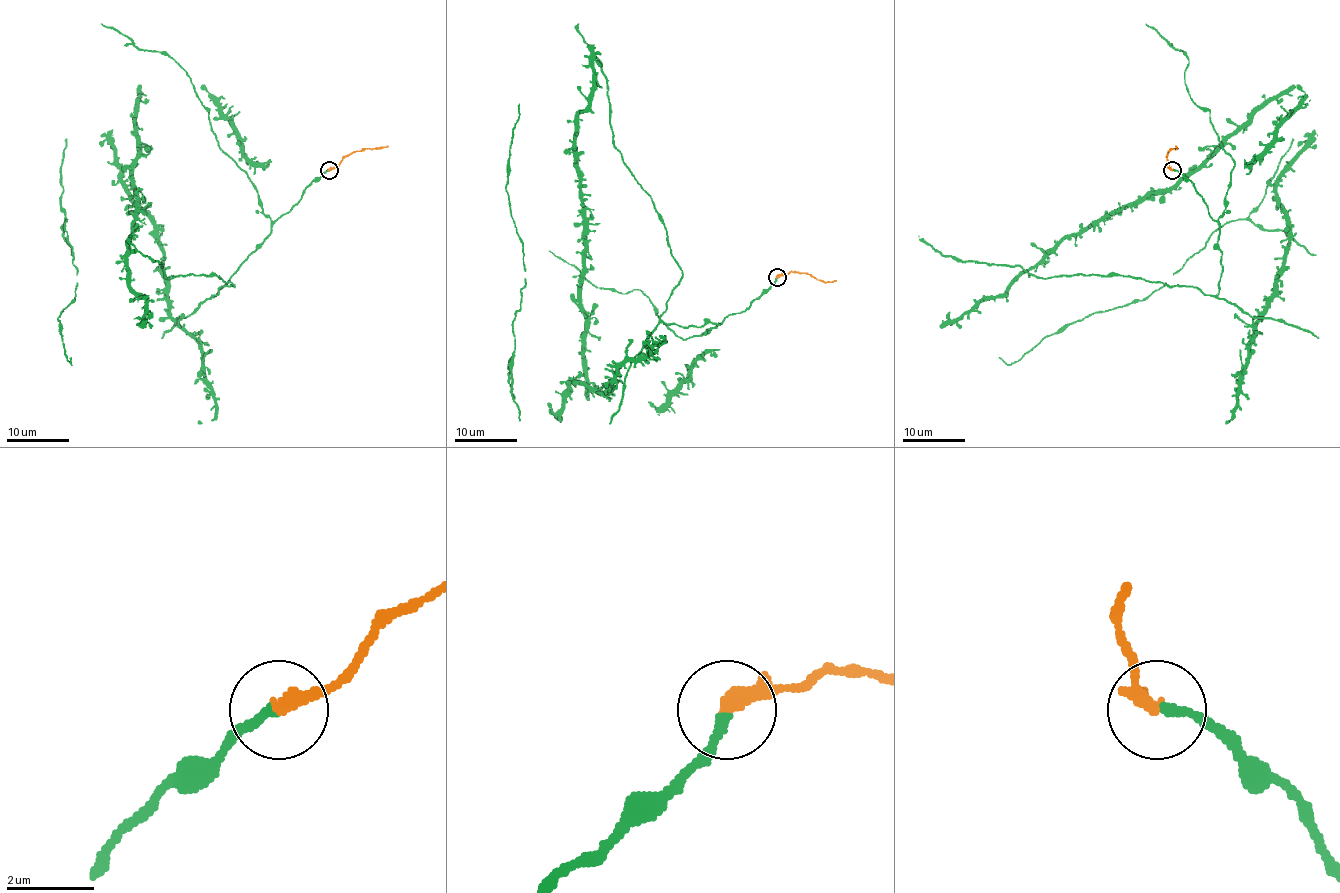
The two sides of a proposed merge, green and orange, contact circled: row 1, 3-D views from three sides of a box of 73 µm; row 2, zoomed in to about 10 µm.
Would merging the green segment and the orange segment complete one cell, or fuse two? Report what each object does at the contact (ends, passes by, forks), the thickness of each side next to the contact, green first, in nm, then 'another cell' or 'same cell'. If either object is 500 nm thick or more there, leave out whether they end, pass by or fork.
green ends | orange ends | 220/320 nm | same cell

